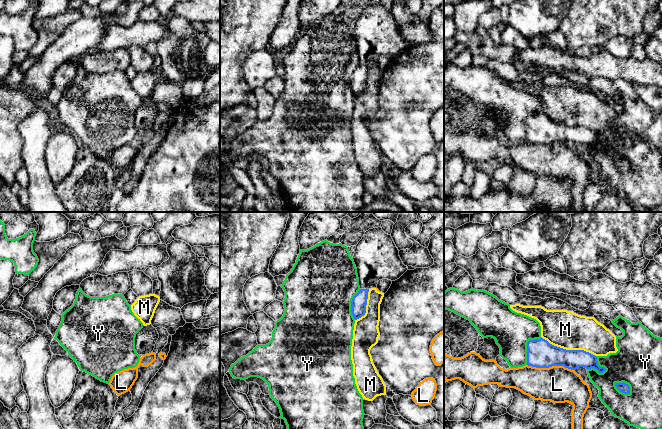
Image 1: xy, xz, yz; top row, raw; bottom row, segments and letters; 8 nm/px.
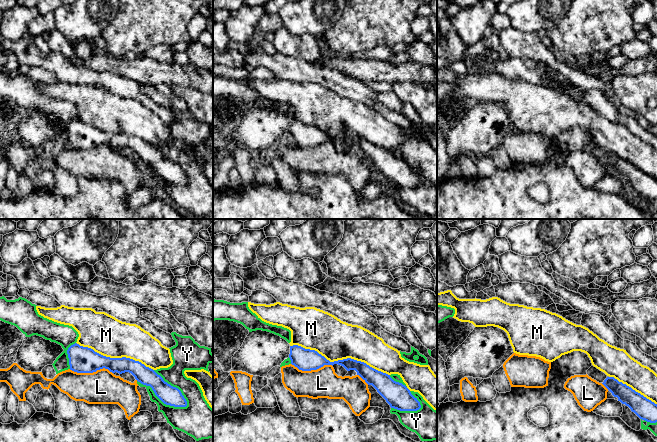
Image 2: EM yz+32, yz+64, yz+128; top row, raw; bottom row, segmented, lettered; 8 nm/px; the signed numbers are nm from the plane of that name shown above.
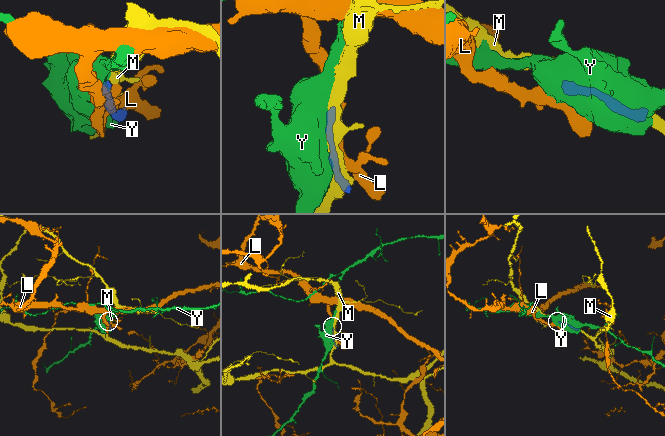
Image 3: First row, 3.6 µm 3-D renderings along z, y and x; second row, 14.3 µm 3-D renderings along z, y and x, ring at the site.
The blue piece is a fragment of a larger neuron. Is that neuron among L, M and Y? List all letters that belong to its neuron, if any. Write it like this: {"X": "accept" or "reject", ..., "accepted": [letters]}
{"L": "reject", "M": "reject", "Y": "reject", "accepted": []}

